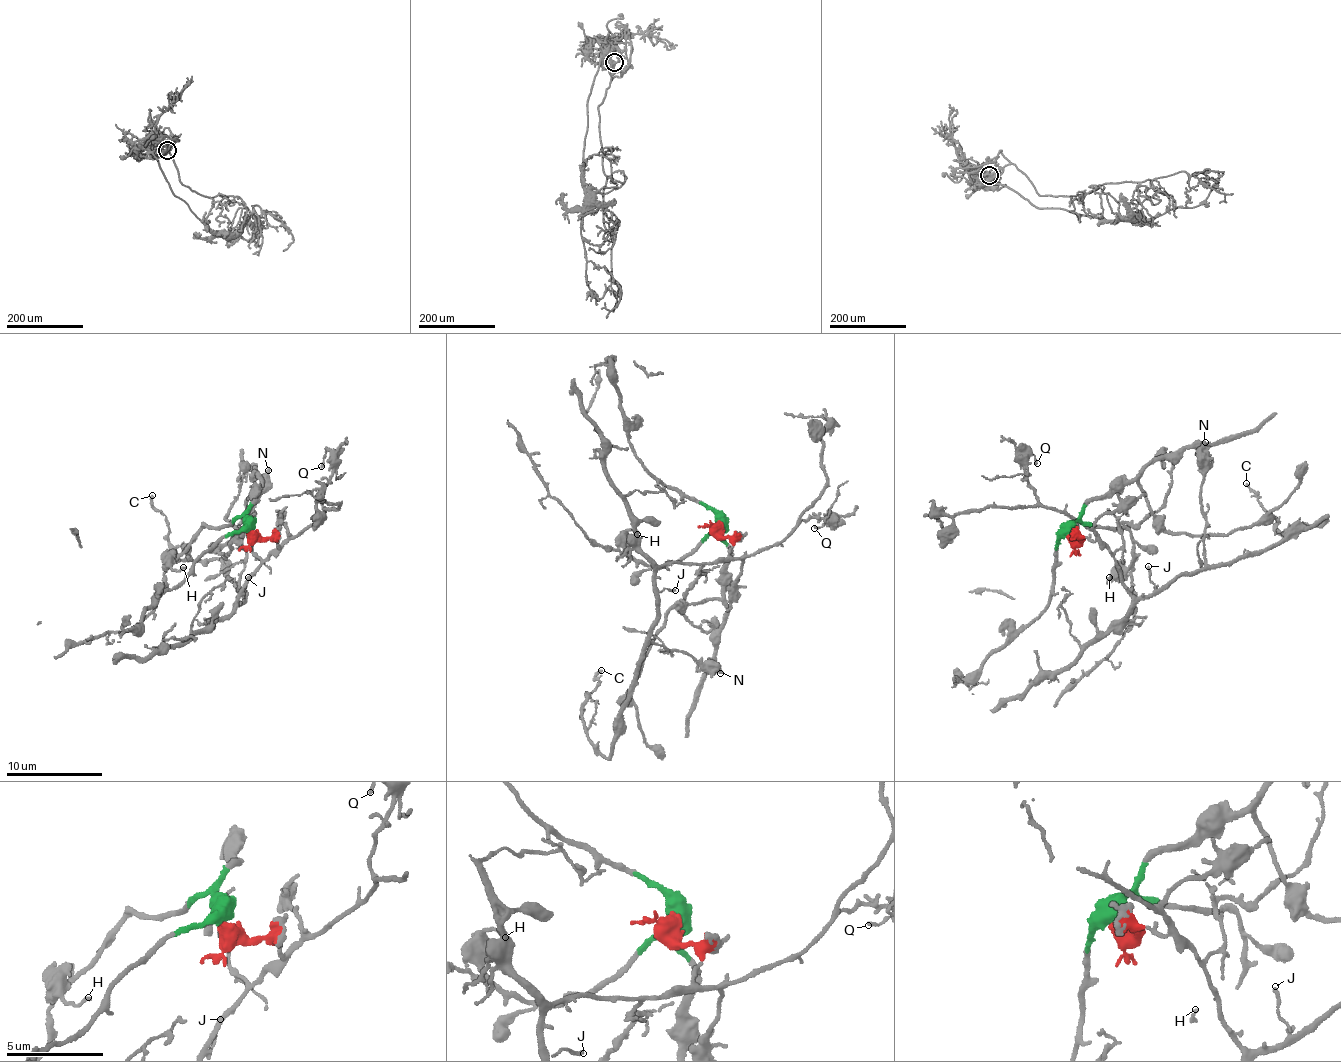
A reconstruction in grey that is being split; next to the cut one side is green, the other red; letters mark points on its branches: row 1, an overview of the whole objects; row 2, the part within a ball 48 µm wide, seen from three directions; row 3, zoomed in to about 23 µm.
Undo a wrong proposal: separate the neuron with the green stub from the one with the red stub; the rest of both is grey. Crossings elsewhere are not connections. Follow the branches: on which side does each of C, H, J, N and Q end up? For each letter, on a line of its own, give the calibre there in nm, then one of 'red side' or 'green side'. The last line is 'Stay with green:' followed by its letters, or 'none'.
C: 180 nm | red side
H: 150 nm | green side
J: 170 nm | red side
N: 380 nm | red side
Q: 140 nm | red side
Stay with green: H

